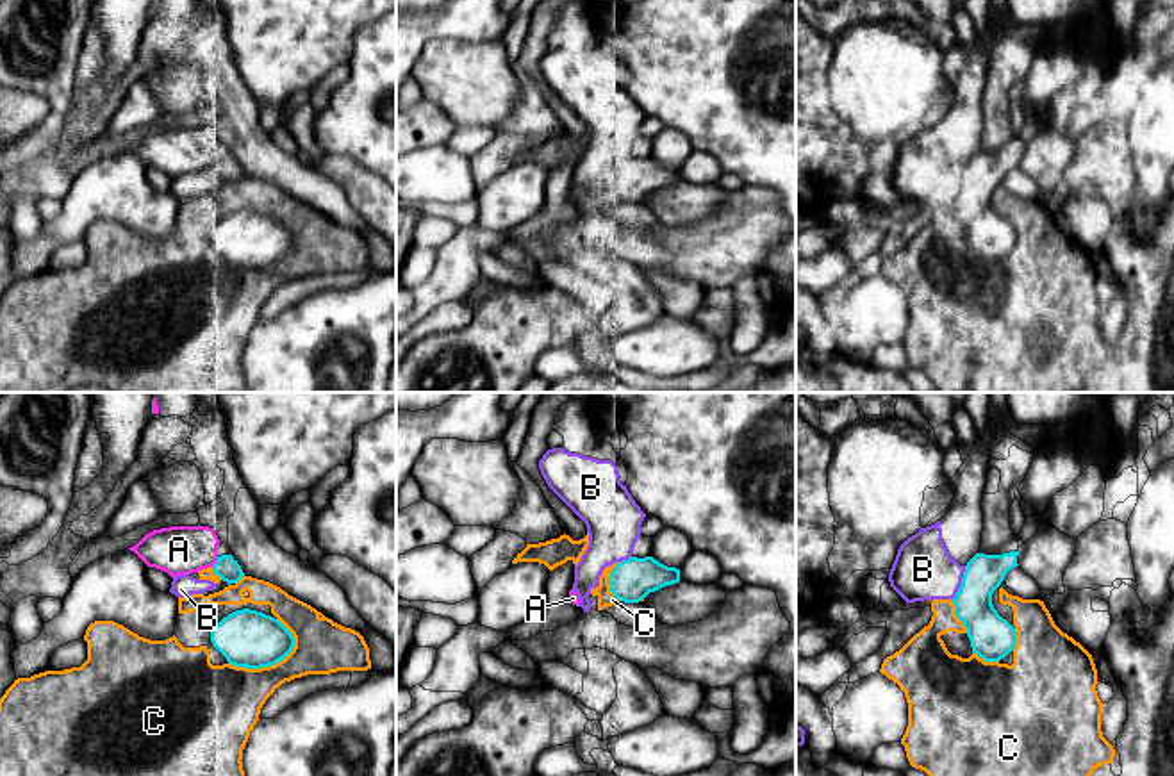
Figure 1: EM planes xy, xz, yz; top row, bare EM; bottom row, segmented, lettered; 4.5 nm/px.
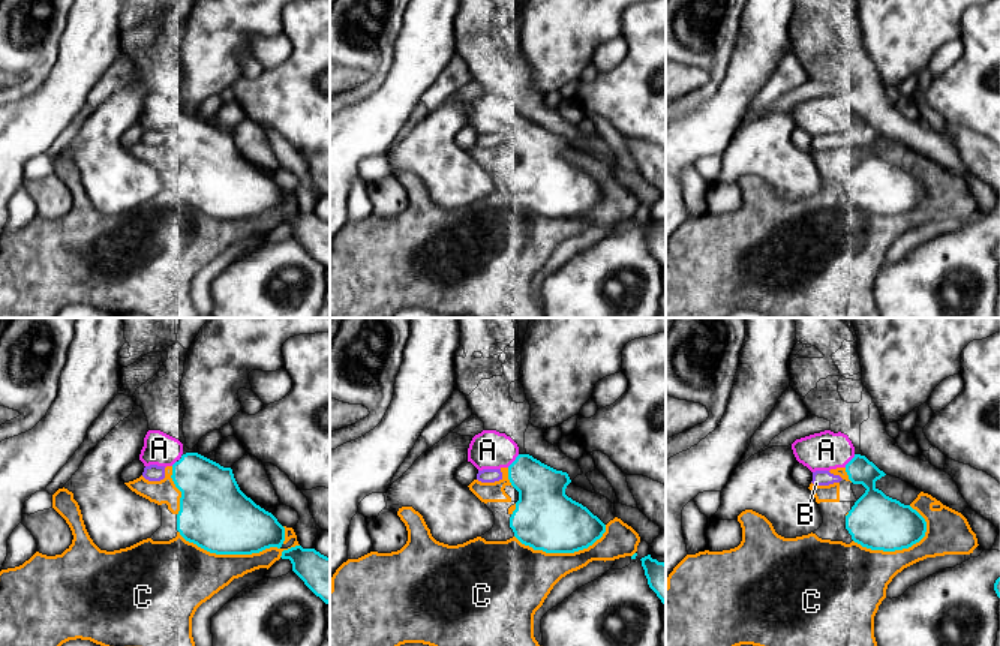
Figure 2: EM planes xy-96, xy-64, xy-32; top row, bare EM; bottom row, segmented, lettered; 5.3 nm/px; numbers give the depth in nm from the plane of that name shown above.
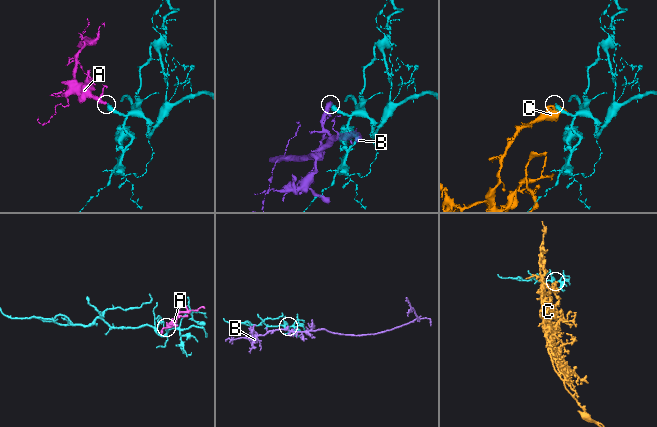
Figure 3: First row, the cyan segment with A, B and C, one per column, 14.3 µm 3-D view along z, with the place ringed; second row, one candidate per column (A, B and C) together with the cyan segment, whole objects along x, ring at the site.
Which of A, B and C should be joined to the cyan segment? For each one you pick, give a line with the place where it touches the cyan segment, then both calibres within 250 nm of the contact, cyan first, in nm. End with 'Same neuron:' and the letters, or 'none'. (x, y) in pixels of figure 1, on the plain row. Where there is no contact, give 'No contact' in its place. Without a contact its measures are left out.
A: Touches cyan at xy (216, 163). Thickness 100 nm (cyan) against 220 nm
Same neuron: A

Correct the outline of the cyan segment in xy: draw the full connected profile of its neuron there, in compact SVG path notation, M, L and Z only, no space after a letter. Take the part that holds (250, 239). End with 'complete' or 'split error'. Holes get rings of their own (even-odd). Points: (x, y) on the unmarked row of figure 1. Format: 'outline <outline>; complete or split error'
outline M250 209L223 218L211 243L230 266L246 269L275 266L294 248L293 234L278 219Z; complete

